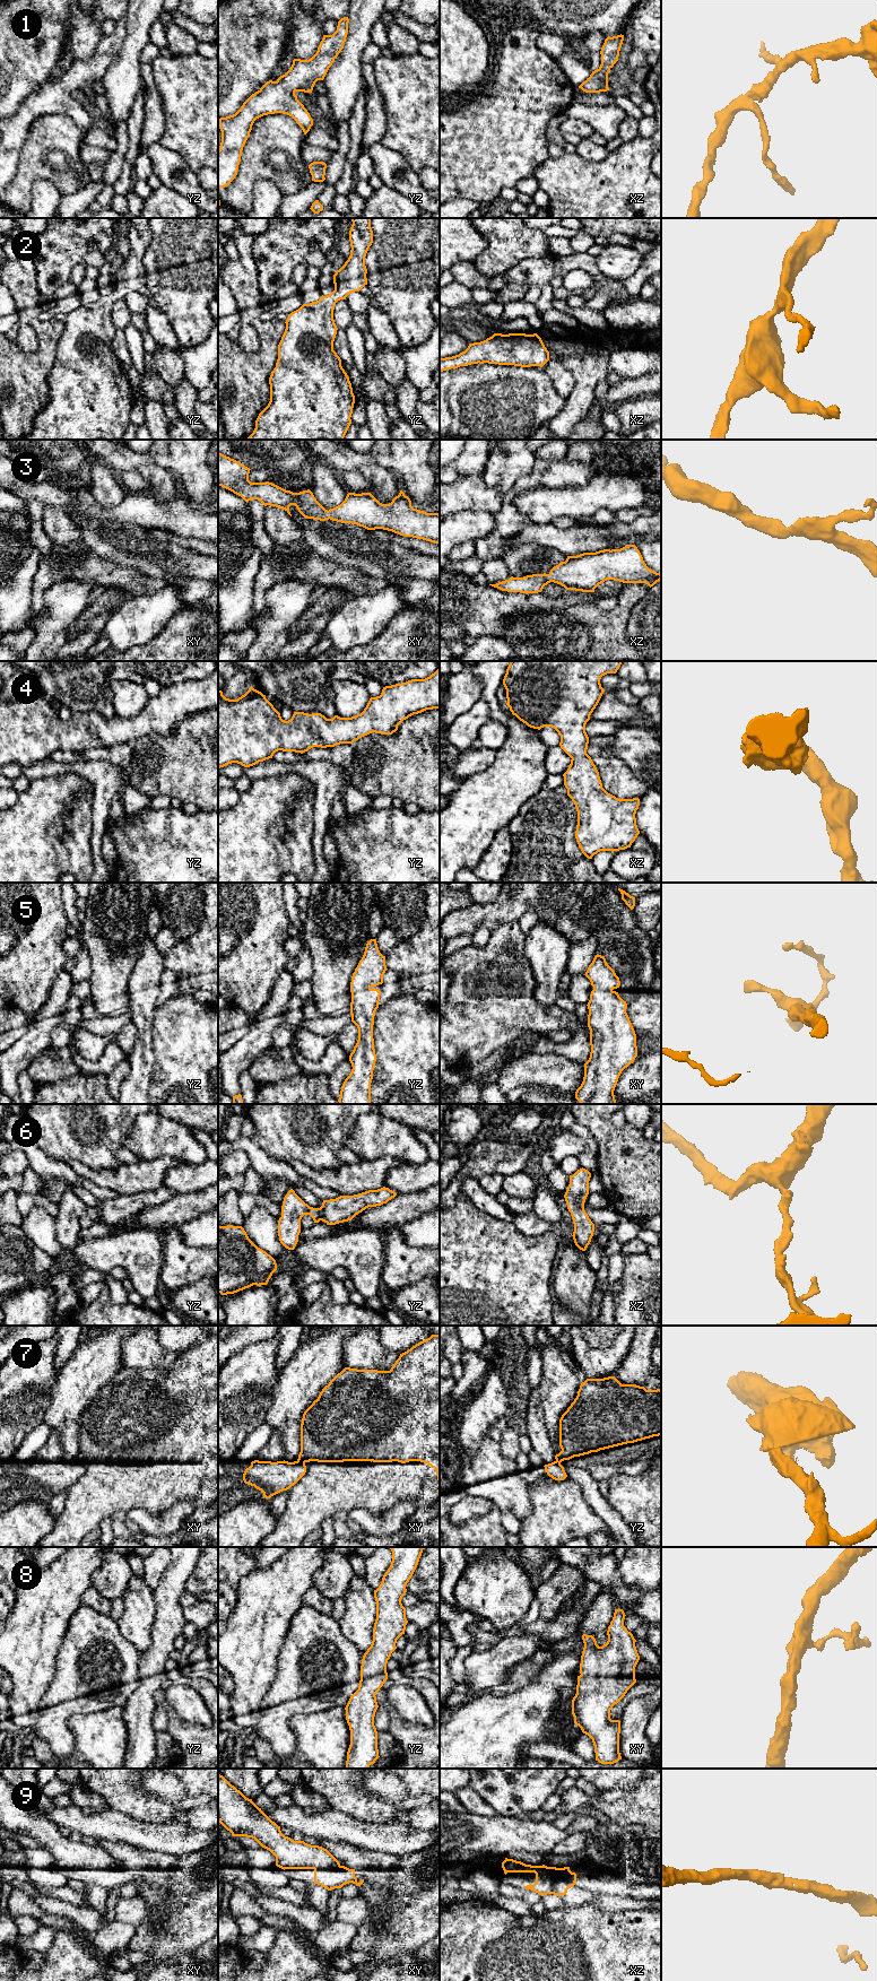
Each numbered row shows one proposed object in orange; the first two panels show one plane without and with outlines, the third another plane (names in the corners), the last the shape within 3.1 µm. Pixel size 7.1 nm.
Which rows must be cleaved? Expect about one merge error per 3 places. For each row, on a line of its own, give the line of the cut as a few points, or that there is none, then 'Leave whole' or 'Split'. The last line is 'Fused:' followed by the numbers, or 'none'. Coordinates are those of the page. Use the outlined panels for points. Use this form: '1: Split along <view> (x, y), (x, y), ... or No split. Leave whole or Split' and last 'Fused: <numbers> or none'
1: No split. Leave whole
2: No split. Leave whole
3: No split. Leave whole
4: No split. Leave whole
5: No split. Leave whole
6: No split. Leave whole
7: Split along xy (297, 1459), (304, 1462). Split
8: No split. Leave whole
9: No split. Leave whole
Fused: 7

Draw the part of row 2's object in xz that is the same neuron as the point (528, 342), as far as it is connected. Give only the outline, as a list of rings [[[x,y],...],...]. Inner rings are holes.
[[[494,333],[484,341],[469,344],[459,355],[440,358],[440,373],[478,363],[542,367],[548,360],[549,351],[537,333]]]

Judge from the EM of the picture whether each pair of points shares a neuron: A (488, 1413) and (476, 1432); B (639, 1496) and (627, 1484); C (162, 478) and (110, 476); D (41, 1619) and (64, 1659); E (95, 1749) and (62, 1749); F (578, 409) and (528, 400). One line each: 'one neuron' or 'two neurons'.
A: one neuron
B: one neuron
C: two neurons
D: two neurons
E: two neurons
F: two neurons

